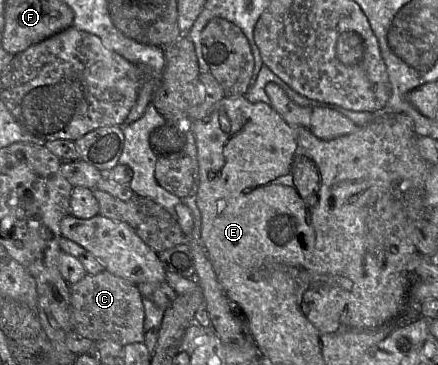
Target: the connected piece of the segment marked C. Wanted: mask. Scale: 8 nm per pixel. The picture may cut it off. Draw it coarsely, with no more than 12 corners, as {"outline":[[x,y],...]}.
{"outline":[[108,271],[70,285],[71,323],[94,342],[144,342],[138,286]]}

